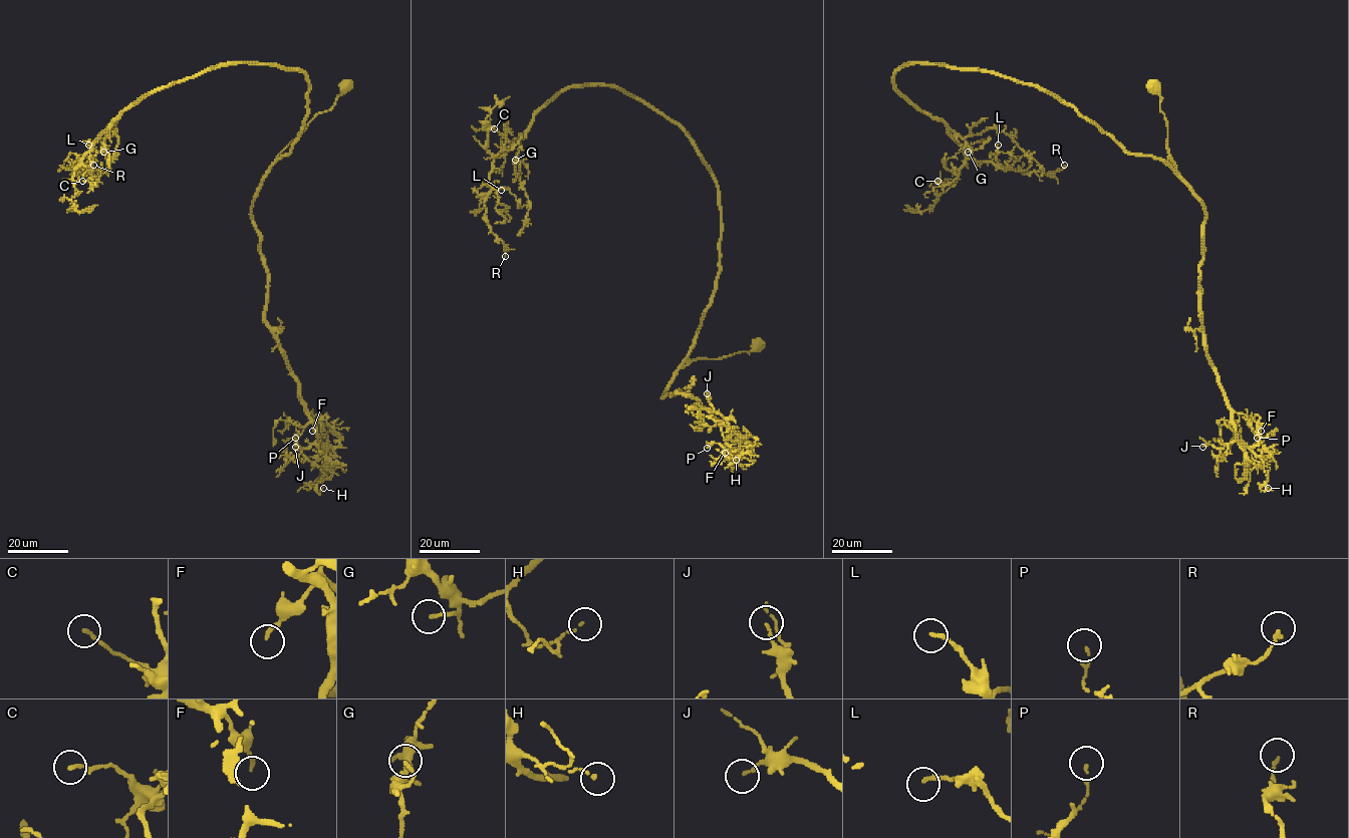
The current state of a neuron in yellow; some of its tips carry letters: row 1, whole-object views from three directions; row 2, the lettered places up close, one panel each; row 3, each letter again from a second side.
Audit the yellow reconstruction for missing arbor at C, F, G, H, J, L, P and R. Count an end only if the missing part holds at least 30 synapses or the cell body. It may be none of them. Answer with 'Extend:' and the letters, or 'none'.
Extend: none

